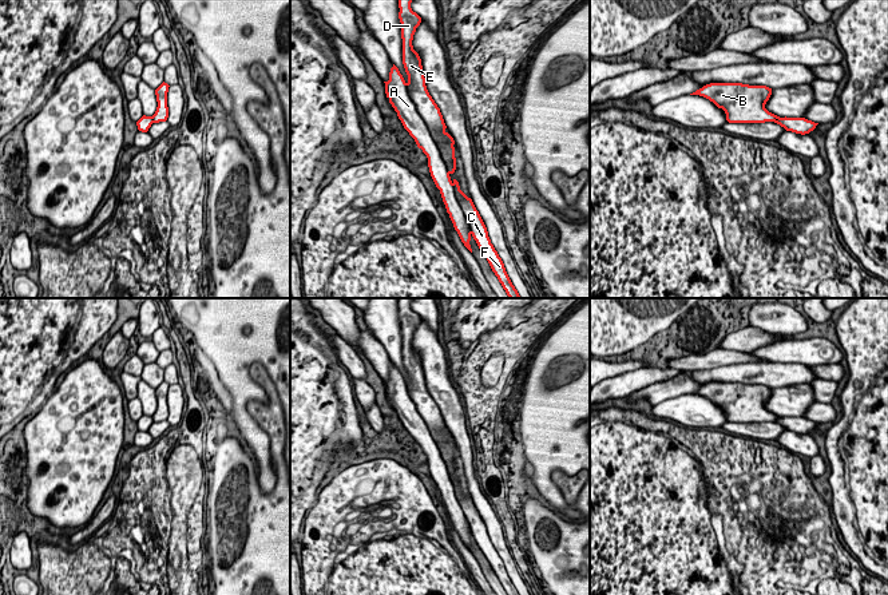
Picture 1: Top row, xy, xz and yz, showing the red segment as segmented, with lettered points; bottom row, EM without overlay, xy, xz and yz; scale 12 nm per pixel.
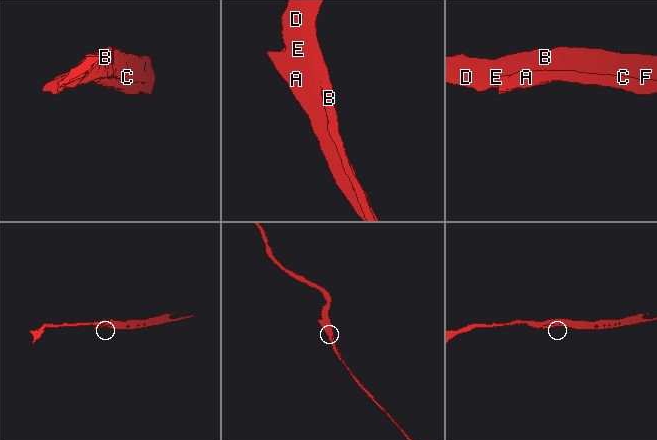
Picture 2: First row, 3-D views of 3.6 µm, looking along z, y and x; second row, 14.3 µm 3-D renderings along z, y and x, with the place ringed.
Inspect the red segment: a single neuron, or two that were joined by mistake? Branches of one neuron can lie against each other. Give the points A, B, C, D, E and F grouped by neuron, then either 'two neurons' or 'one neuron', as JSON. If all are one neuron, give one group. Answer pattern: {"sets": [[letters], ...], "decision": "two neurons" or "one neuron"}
{"sets": [["A"], ["B", "C", "D", "E", "F"]], "decision": "two neurons"}

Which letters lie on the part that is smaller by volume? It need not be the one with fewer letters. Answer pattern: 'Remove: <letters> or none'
Remove: A

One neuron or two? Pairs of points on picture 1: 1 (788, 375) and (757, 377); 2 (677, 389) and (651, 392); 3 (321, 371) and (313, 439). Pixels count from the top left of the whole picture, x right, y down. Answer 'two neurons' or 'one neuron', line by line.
1: one neuron
2: one neuron
3: one neuron

